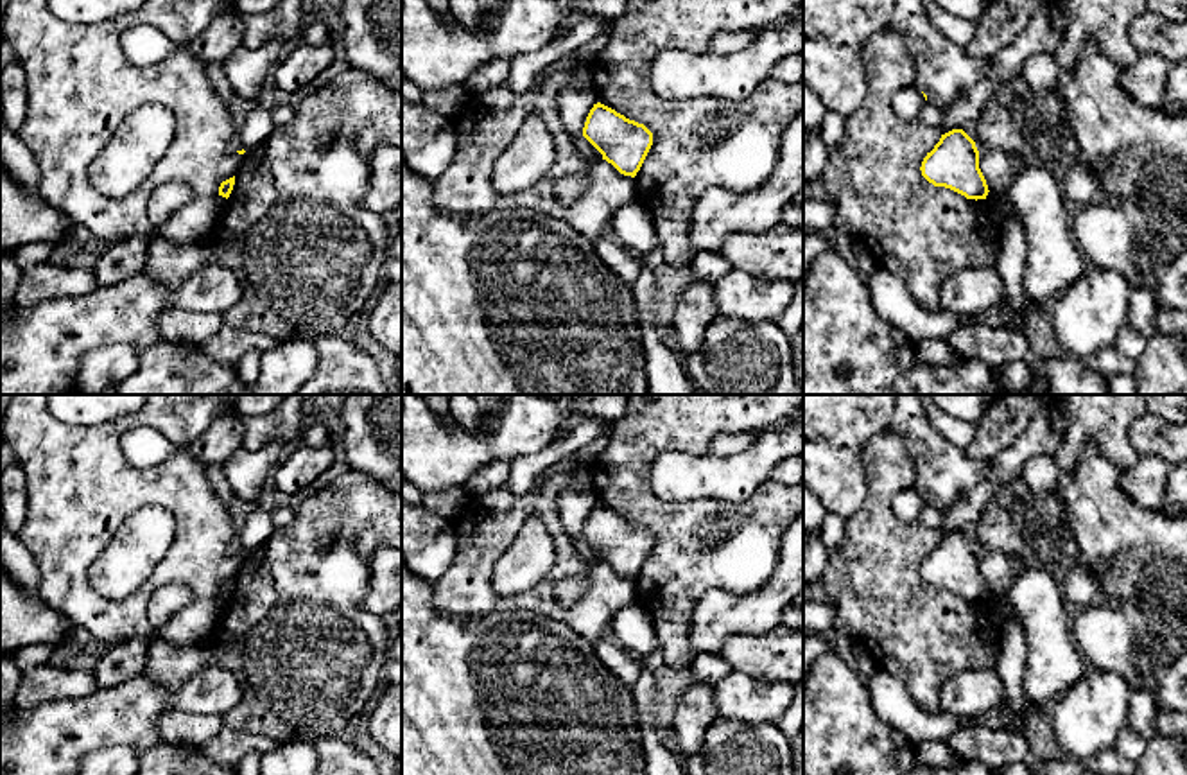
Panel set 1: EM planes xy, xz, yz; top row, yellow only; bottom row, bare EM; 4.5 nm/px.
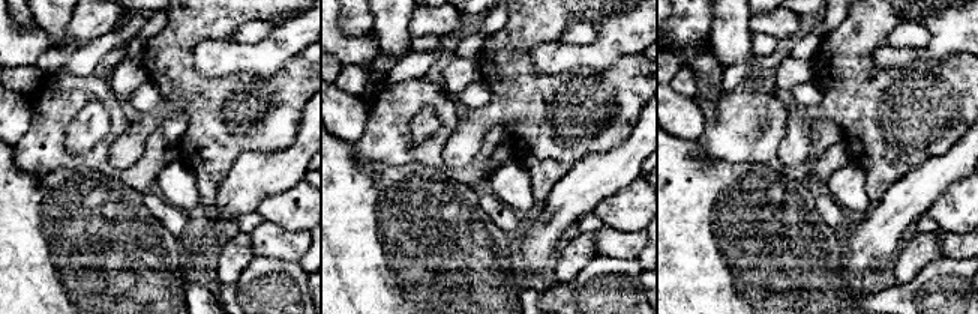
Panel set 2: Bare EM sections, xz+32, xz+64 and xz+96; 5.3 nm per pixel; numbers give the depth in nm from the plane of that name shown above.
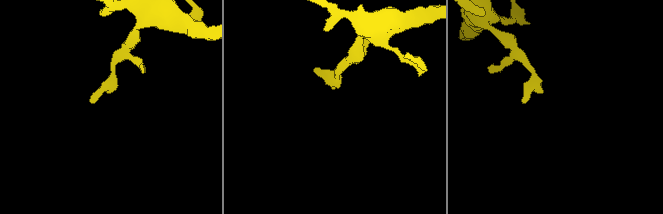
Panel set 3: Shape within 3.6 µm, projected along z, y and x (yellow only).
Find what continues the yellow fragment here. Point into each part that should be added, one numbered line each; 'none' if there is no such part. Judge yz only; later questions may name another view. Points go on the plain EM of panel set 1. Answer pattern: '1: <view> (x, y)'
none

